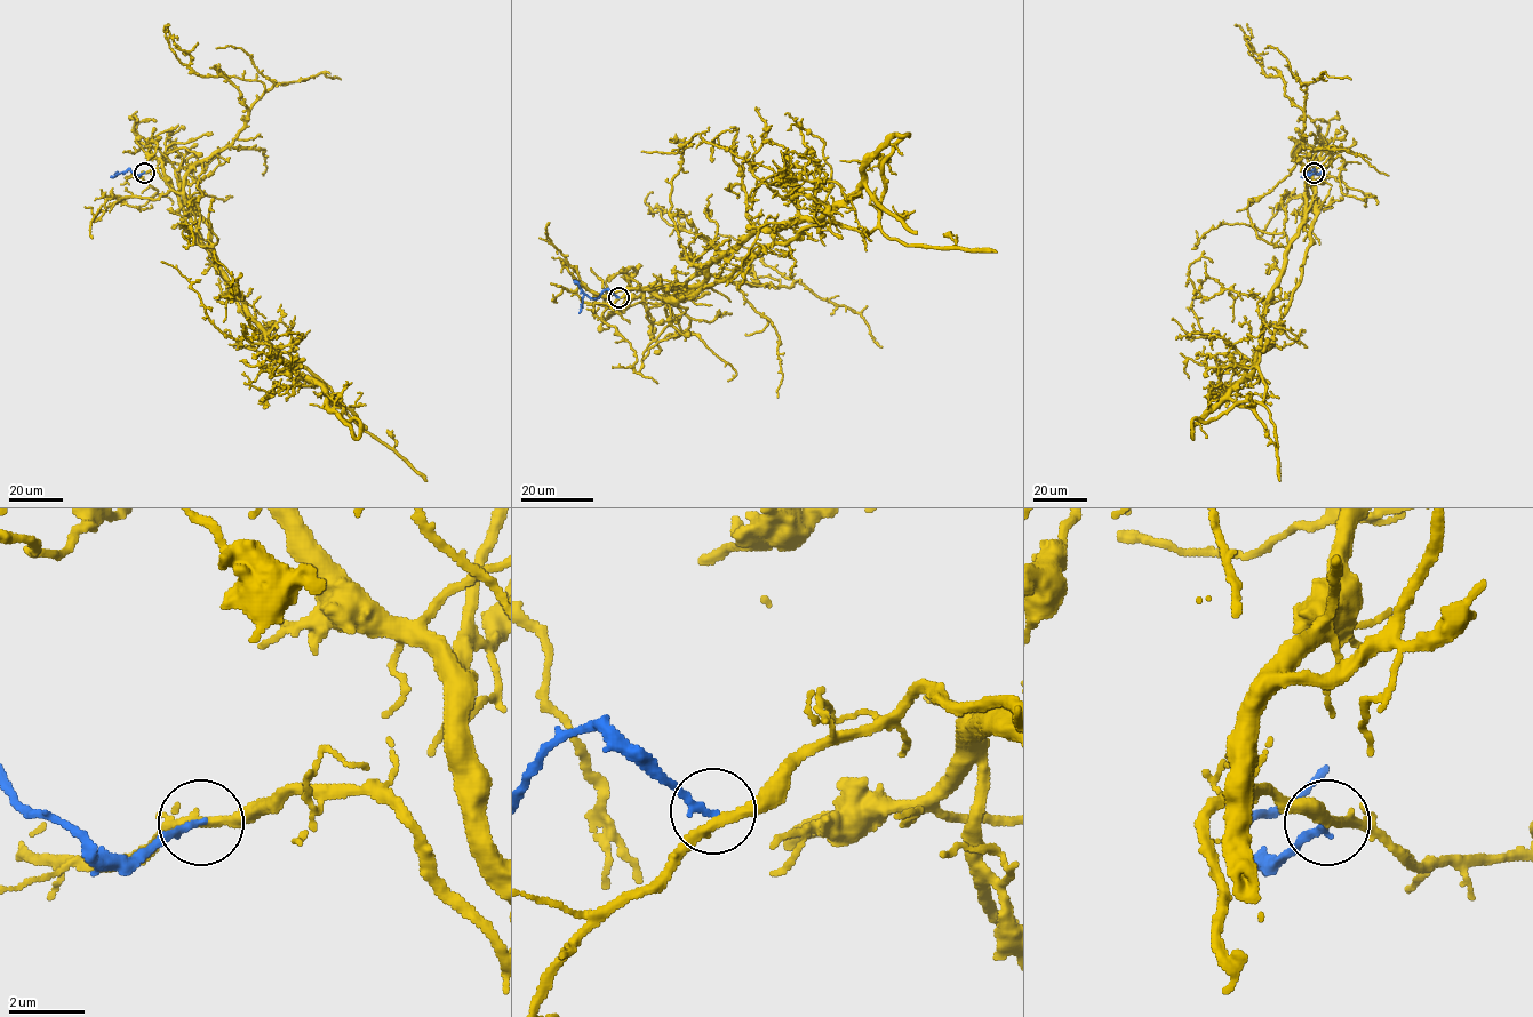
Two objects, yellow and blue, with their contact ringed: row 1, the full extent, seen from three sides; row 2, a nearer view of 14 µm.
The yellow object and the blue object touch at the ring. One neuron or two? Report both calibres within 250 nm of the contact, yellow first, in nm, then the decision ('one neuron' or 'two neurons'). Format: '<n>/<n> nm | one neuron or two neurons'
240/180 nm | one neuron

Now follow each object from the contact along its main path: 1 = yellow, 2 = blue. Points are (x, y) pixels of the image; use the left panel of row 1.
1: (144, 173), (158, 173), (209, 227), (218, 272), (279, 359), (277, 346), (222, 333), (191, 283), (161, 262)
2: (144, 173), (140, 175), (128, 169), (114, 174)

